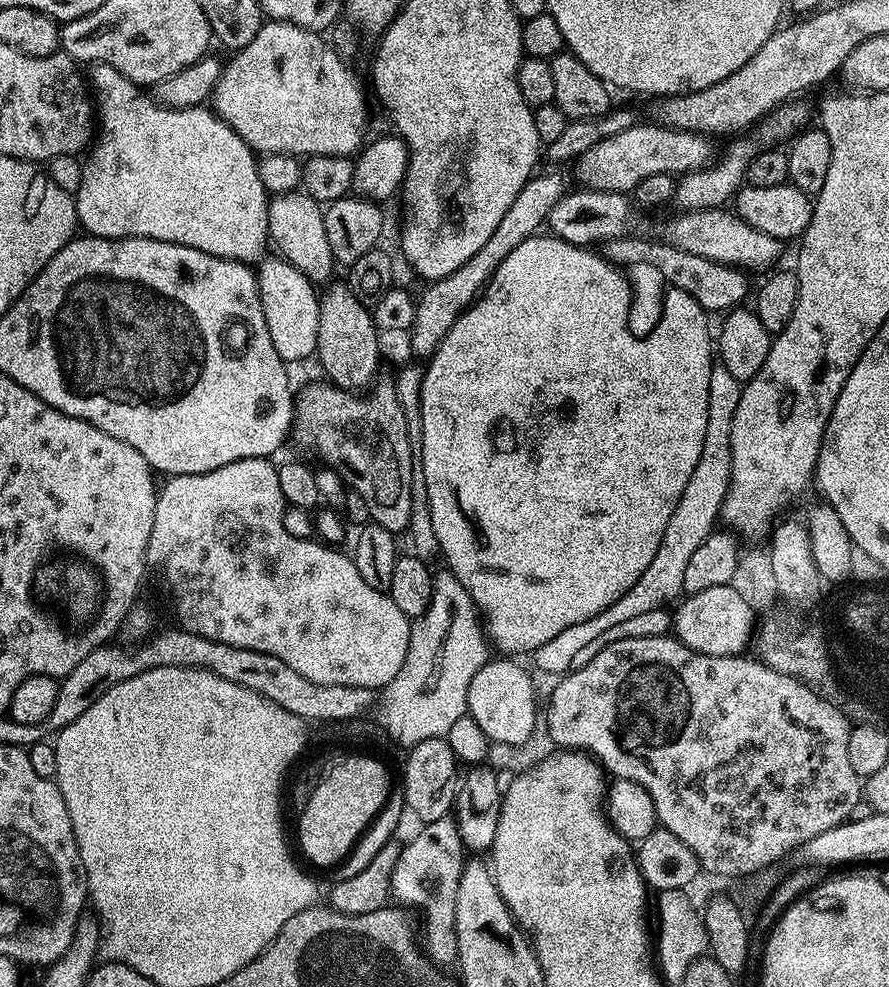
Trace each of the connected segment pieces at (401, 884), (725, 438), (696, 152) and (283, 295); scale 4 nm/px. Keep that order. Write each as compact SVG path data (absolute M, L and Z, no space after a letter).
M451 815L424 824L421 832L400 849L400 857L392 875L392 896L400 906L421 904L424 907L424 928L422 924L422 951L433 964L455 965L458 954L456 937L456 903L460 870L466 863L466 849L458 826Z
M713 363L710 370L710 406L706 418L706 442L702 446L698 466L694 466L694 474L690 474L690 482L686 482L686 490L682 490L682 498L678 498L678 506L674 506L674 514L670 514L670 523L666 526L666 534L662 534L662 546L658 546L658 554L654 554L654 562L646 566L642 578L638 578L638 582L634 582L634 586L630 586L630 590L626 590L626 594L622 594L618 602L606 606L606 610L594 614L594 618L586 618L586 622L574 622L574 626L566 626L566 630L550 638L546 646L536 648L534 659L537 666L542 671L549 672L552 678L565 675L592 648L594 638L599 638L605 630L610 630L629 618L650 610L671 605L671 600L675 601L684 592L683 579L686 565L693 557L694 550L701 546L717 527L721 519L720 511L732 481L730 426L734 418L734 410L738 410L741 387L742 382L734 378L734 374L730 374L730 370L726 370L724 364Z
M637 122L630 130L614 134L586 150L575 161L576 176L585 188L606 190L607 192L635 193L640 182L654 174L672 175L679 178L699 168L706 168L713 163L714 151L707 135L665 128L659 122L644 124Z
M283 258L264 260L260 268L255 269L256 281L260 287L262 312L266 314L266 330L274 342L274 350L286 362L304 360L316 351L318 342L318 314L320 313L320 296L317 285L306 279L293 264Z

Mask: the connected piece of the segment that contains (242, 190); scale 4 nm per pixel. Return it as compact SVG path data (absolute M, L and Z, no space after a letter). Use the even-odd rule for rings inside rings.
M109 64L91 65L90 88L94 93L94 104L98 109L98 135L83 161L84 169L81 174L81 185L74 195L76 202L76 218L79 227L89 236L104 236L107 240L123 240L137 236L147 240L161 240L171 244L190 246L194 250L202 250L206 254L214 254L223 260L240 260L243 264L255 265L255 260L264 256L264 247L269 247L268 239L268 202L270 194L266 191L260 177L260 165L257 153L252 151L243 138L220 116L217 116L211 107L195 108L167 108L154 102L141 85L135 84L126 78L114 66Z

